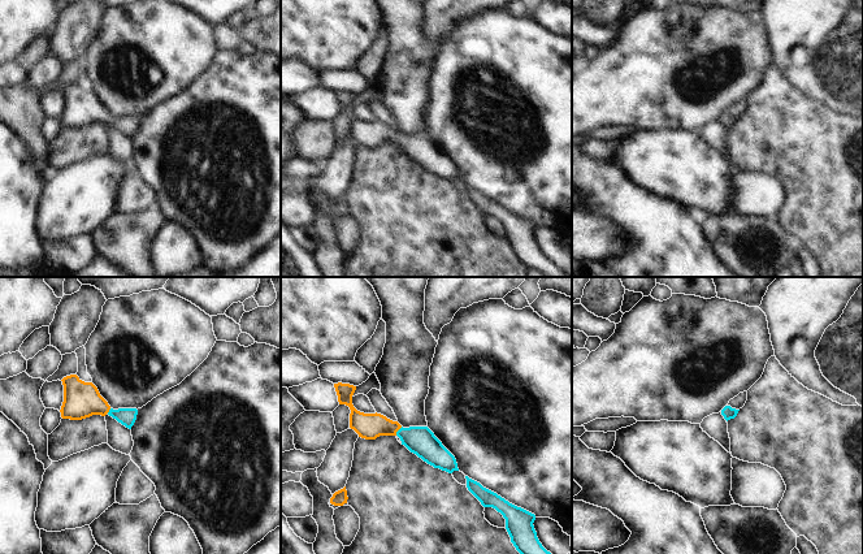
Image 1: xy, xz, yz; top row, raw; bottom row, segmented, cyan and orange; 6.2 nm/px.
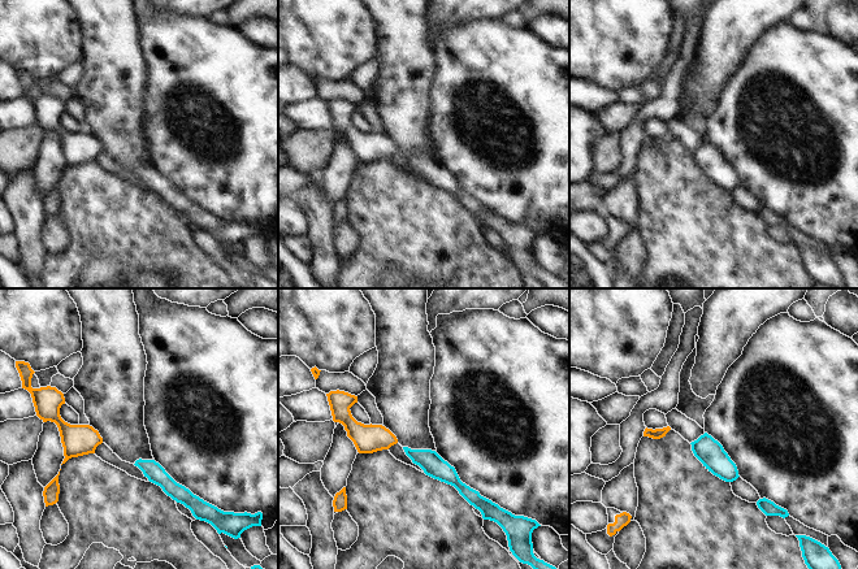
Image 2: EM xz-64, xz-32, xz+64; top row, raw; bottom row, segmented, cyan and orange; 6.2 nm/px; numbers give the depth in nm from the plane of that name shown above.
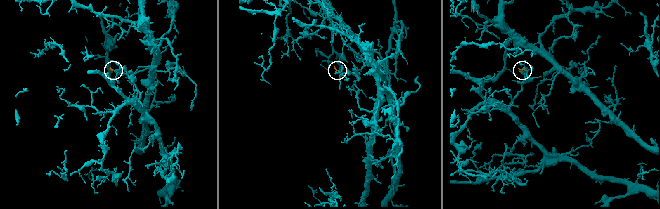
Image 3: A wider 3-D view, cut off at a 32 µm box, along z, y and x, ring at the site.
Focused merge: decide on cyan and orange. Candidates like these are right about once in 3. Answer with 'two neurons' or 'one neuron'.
one neuron

